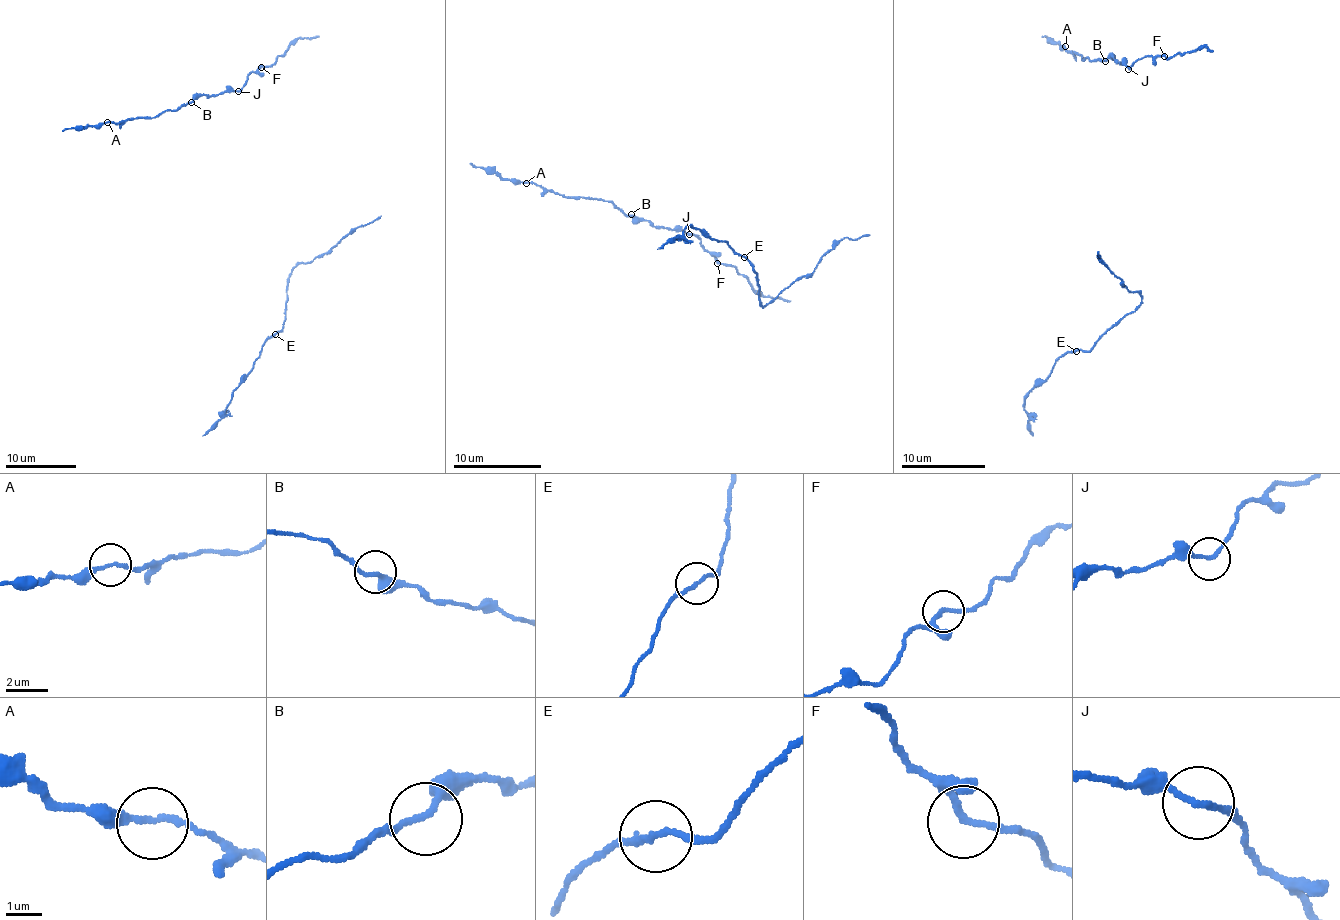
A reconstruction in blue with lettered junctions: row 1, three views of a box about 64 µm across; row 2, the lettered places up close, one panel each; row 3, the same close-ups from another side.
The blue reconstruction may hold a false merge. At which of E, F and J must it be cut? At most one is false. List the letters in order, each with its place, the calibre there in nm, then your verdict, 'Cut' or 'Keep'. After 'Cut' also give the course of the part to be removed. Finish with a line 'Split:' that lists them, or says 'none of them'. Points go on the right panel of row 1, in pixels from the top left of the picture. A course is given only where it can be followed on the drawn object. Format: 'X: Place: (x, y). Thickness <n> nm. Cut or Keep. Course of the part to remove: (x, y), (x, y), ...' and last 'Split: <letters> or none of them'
E: Place: (1076, 351). Thickness 160 nm. Keep
F: Place: (1164, 56). Thickness 170 nm. Keep
J: Place: (1128, 69). Thickness 150 nm. Keep
Split: none of them

